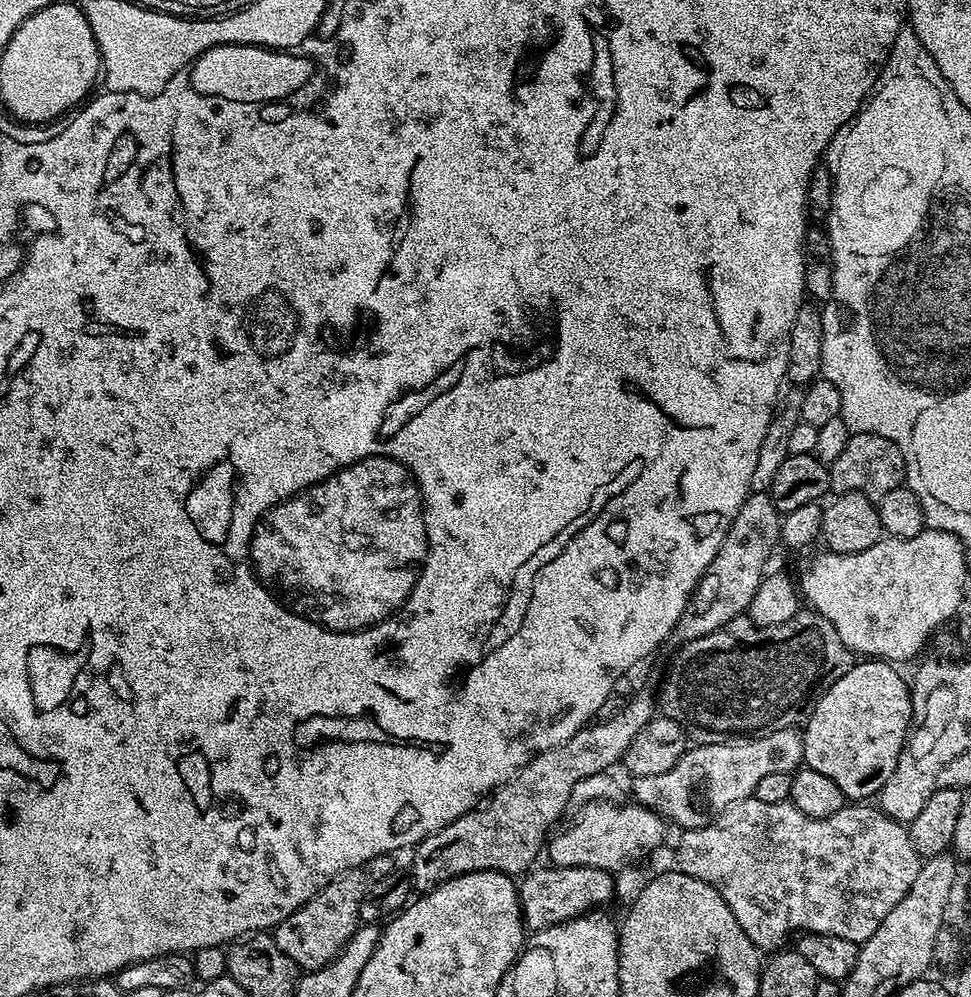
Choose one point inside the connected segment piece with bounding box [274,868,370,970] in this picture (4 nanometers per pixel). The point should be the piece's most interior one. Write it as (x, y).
(312, 936)

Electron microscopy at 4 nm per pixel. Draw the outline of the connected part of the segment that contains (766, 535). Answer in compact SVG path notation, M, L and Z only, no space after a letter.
M753 491L742 502L726 538L722 538L722 546L718 546L718 554L714 554L714 562L700 575L692 597L686 602L686 610L682 610L682 618L674 626L671 639L677 645L689 644L694 638L706 638L706 634L714 634L726 622L745 615L758 590L760 581L766 575L764 567L772 556L776 544L781 543L780 522L782 513L774 506L771 495L767 491Z

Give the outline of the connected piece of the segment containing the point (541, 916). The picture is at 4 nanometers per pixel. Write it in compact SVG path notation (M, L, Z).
M586 866L547 867L537 867L529 871L518 884L520 911L523 912L524 923L529 929L549 928L555 924L564 924L567 920L585 916L589 910L604 906L612 896L613 873Z

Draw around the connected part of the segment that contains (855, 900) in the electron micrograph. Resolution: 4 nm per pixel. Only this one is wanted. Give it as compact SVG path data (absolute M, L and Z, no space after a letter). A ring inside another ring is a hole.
M749 798L730 806L725 812L721 812L716 819L711 820L709 824L703 824L700 828L690 828L681 831L679 833L680 841L676 844L675 867L681 872L690 874L690 878L698 878L702 882L714 886L714 890L718 890L718 894L722 894L726 906L730 906L730 914L734 914L734 918L738 918L738 926L742 926L742 930L746 930L746 938L750 938L750 942L759 945L762 940L760 937L761 904L764 907L765 914L768 916L774 915L776 908L780 911L780 916L784 919L784 932L788 936L793 935L792 937L795 937L797 934L807 934L809 932L830 934L834 938L846 938L859 946L870 938L870 934L874 934L874 930L878 930L878 926L882 926L882 918L886 918L886 914L890 914L890 910L894 910L894 906L898 906L898 902L902 902L902 898L906 898L910 886L914 886L914 878L918 878L918 870L922 863L922 857L914 850L914 842L910 842L910 834L907 827L901 821L890 819L884 812L880 811L879 807L872 806L872 808L867 808L868 806L864 802L852 802L842 810L838 810L838 814L830 814L830 818L819 820L802 814L802 810L795 808L791 802L783 804L778 802L758 802L754 798ZM760 856L762 859L768 860L761 868ZM760 888L765 892L765 896L761 900Z

